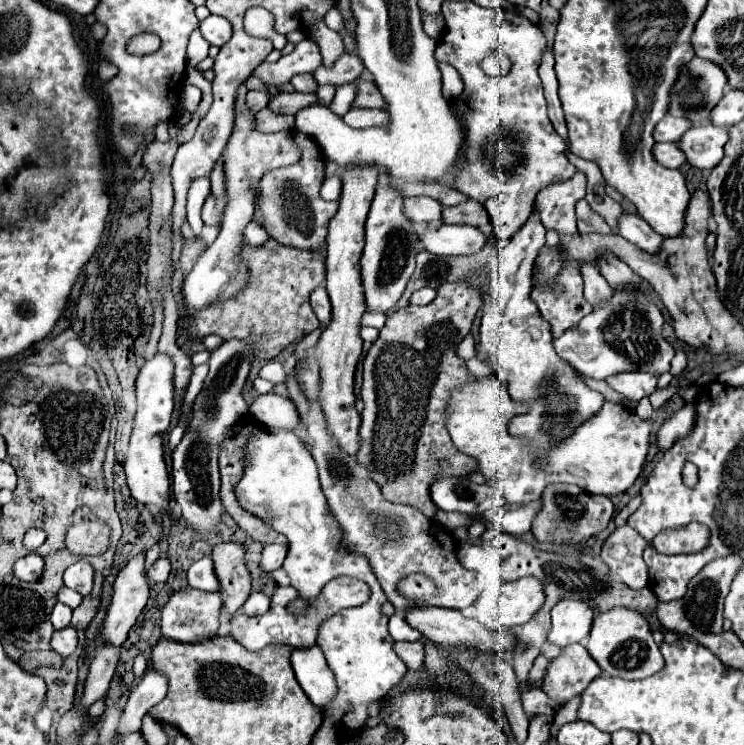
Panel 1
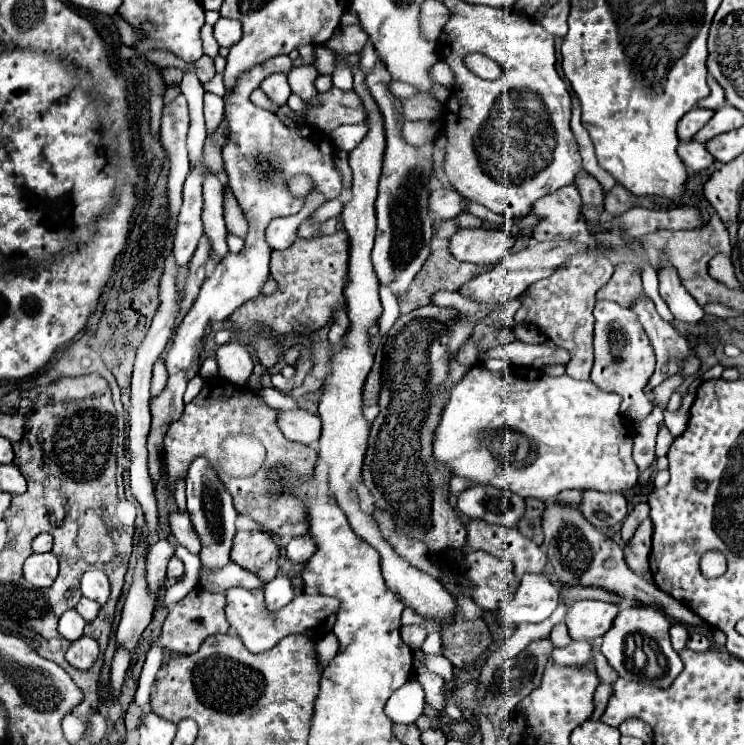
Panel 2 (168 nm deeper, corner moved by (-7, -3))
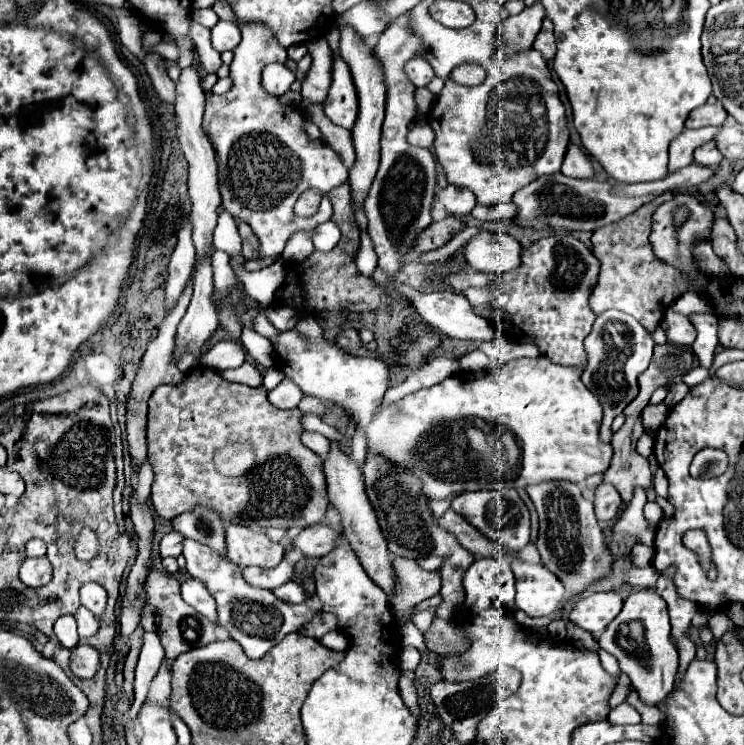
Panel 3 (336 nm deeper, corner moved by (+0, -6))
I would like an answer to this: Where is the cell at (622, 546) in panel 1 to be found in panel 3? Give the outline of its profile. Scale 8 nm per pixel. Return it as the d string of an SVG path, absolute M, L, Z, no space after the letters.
M649 501L649 503L645 505L645 519L647 519L649 523L657 525L657 523L661 521L661 515L663 515L663 509L661 509L655 501Z

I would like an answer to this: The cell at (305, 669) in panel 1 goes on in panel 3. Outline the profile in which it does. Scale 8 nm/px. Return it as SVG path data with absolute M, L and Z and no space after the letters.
M335 629L335 631L325 633L325 635L321 637L321 643L323 643L325 647L329 647L329 649L347 649L347 647L349 647L349 637L347 637L343 631Z

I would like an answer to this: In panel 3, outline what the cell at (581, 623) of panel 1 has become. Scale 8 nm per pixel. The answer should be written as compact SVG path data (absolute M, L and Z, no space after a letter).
M617 591L593 593L593 595L575 603L569 619L597 637L619 615L621 607L623 607L623 595L621 593L617 593Z

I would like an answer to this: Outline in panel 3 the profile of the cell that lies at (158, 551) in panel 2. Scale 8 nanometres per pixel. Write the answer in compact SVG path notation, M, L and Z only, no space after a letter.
M171 531L171 533L167 533L163 539L161 539L161 547L159 547L159 553L161 553L161 557L179 557L181 555L181 551L183 551L183 541L185 541L185 537L181 535L181 533L177 533L177 531Z

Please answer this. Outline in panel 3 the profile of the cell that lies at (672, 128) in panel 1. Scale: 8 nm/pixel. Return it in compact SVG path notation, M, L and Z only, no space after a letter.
M721 103L715 105L701 105L695 111L691 111L689 119L685 121L685 125L689 129L699 129L699 127L721 127L727 119L727 111L725 107L721 107Z

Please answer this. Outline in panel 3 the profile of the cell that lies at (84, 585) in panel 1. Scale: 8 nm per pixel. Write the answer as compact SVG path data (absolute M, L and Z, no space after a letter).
M85 583L85 587L81 587L81 605L87 607L95 617L101 617L107 605L105 589L97 583Z

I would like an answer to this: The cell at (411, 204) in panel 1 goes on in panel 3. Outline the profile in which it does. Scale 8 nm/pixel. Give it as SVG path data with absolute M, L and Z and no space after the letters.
M449 185L439 195L439 201L445 205L447 213L457 215L457 217L471 213L471 209L477 205L477 199L475 199L473 191L465 189L465 187L455 187L455 185Z

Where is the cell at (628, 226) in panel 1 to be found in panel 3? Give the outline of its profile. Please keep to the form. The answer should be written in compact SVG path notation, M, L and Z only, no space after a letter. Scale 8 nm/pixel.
M667 311L661 327L673 345L693 345L695 341L695 327L685 315L677 315L675 311Z

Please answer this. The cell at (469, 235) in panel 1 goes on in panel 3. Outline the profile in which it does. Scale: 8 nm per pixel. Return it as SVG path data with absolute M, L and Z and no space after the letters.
M479 233L465 245L465 259L477 271L501 275L521 265L521 251L521 243L507 233Z

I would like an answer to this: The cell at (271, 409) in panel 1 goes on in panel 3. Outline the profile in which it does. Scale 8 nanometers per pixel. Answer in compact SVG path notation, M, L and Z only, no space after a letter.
M305 431L303 435L301 435L301 441L311 449L311 451L315 451L319 457L327 457L327 453L329 453L329 439L327 437L323 437L321 433L313 433L313 431Z

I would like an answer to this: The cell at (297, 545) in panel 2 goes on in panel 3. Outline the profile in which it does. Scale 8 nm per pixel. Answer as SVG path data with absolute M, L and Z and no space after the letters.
M311 525L301 531L301 535L293 541L297 549L301 549L307 557L323 557L333 551L341 531L331 525Z

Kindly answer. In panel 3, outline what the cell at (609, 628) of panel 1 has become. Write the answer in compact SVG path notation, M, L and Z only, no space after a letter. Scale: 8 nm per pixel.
M655 589L633 591L625 603L621 613L613 619L613 623L599 637L599 647L617 657L619 667L625 675L631 677L633 687L639 693L639 699L645 705L655 707L661 703L673 689L673 679L679 665L677 649L671 645L671 625L667 603Z

